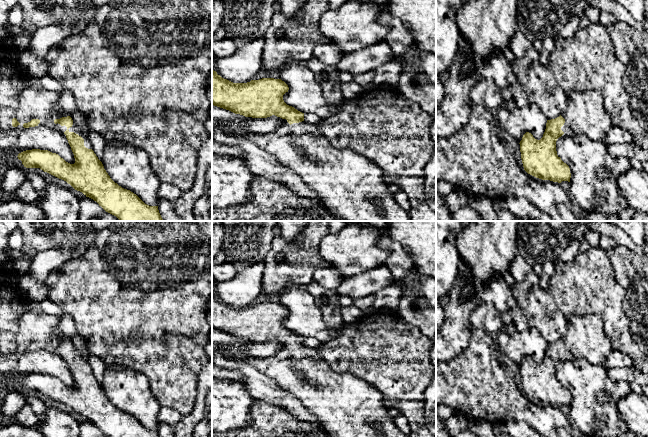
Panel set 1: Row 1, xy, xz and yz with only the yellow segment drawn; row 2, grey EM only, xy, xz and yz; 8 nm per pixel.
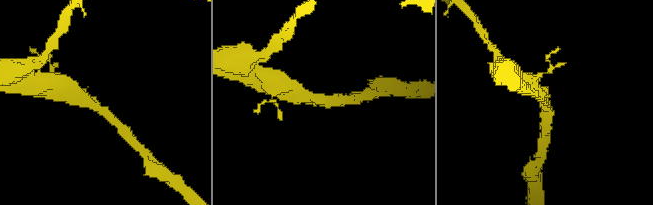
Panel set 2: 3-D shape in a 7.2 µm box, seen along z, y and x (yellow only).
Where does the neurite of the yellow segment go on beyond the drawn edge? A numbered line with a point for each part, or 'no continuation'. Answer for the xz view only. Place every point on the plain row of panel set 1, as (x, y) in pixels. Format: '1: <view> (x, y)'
1: xz (342, 402)

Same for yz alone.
1: yz (585, 338)

